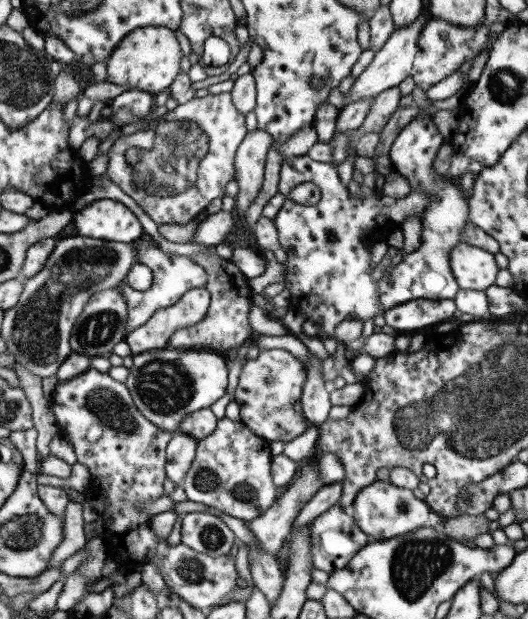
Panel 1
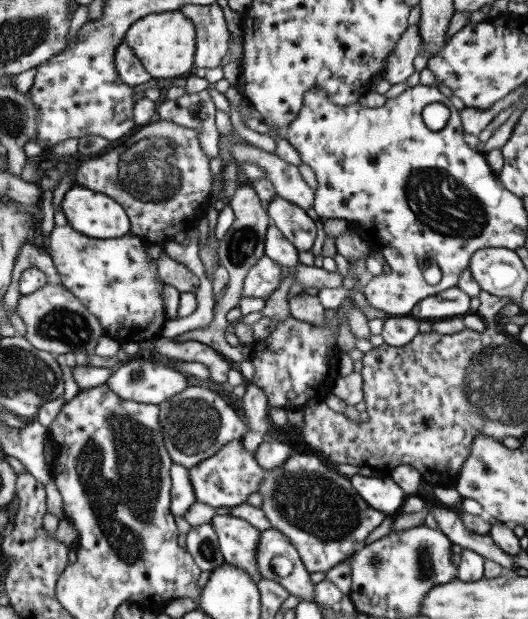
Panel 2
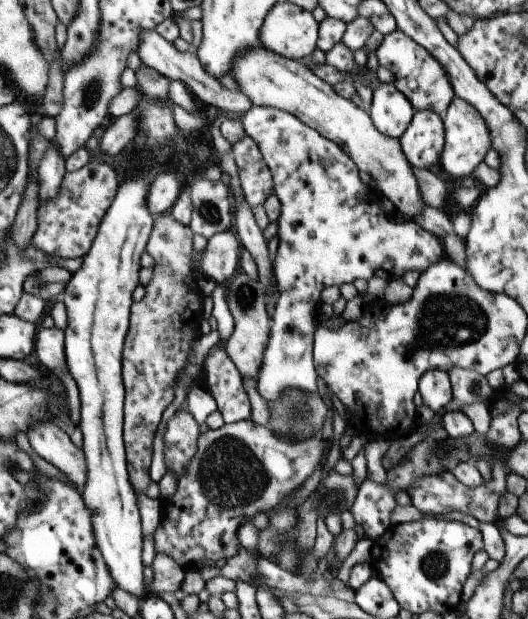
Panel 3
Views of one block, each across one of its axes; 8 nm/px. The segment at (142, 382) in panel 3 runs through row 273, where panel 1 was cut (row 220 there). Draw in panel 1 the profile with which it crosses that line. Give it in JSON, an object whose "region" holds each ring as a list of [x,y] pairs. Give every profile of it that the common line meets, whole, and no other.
{"region":[[[228,92],[193,97],[152,120],[146,130],[130,135],[119,134],[106,154],[105,173],[157,225],[187,224],[213,198],[223,196],[225,185],[233,179],[234,155],[247,132],[246,127],[244,114],[237,111]]]}

